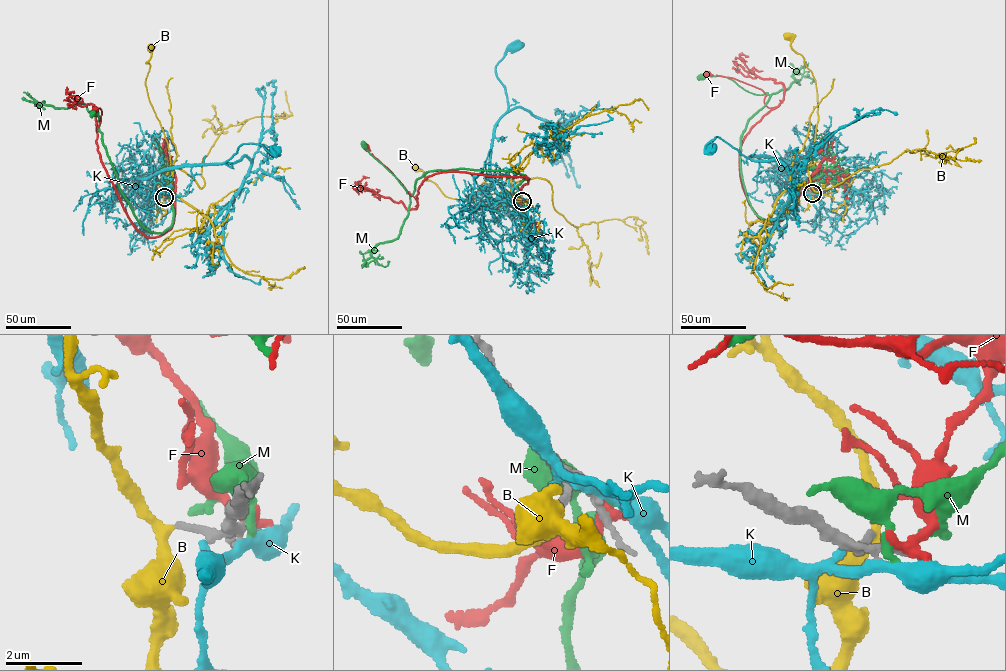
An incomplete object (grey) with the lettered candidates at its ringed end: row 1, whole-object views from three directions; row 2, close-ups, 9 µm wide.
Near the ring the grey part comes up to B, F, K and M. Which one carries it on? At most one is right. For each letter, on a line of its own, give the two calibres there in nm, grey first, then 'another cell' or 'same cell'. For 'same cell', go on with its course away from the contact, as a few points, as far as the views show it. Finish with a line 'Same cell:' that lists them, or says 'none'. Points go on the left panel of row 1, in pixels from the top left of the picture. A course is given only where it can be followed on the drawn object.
B: calibres 180 and 280 nm; same cell; course (164, 197), (159, 187), (170, 161), (168, 143), (145, 83), (149, 70), (147, 63), (151, 55), (149, 48)
F: calibres 140 and 360 nm; another cell
K: calibres 110 and 260 nm; another cell
M: calibres 130 and 280 nm; another cell
Same cell: B

